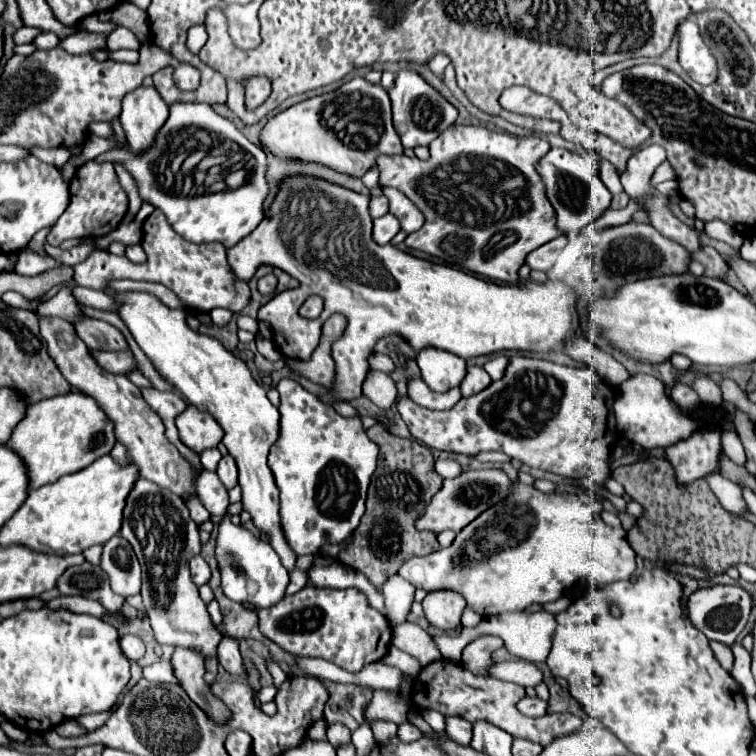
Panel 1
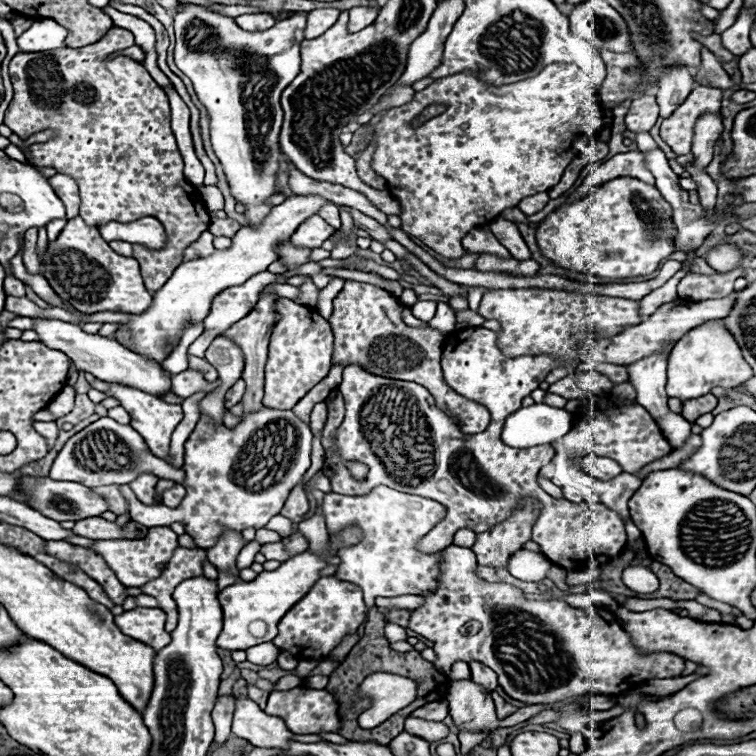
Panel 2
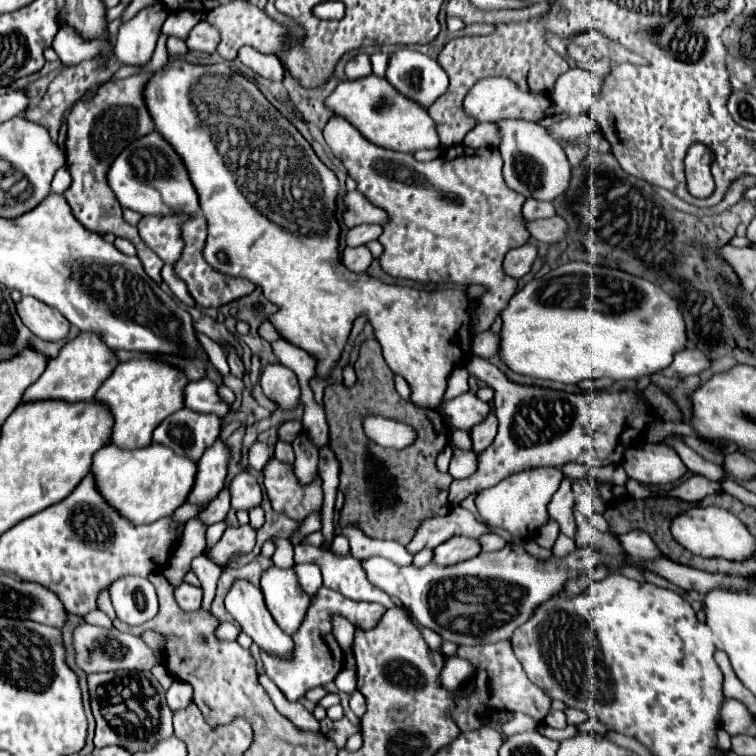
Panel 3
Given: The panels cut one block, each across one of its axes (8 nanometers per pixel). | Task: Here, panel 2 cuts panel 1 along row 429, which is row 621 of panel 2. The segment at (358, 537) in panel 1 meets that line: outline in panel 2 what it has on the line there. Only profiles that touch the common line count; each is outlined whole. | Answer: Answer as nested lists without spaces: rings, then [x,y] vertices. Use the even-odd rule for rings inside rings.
[[[372,608],[370,610],[370,620],[366,622],[366,636],[364,640],[360,640],[352,650],[350,654],[340,662],[340,666],[330,674],[330,682],[326,686],[326,690],[338,698],[338,704],[346,704],[348,700],[352,700],[356,688],[362,684],[362,680],[374,672],[388,672],[388,674],[400,674],[400,676],[406,676],[406,678],[412,678],[416,684],[418,684],[418,690],[416,690],[416,700],[412,704],[408,704],[406,708],[400,710],[400,728],[392,728],[392,732],[370,732],[370,730],[362,730],[362,728],[340,728],[338,732],[348,738],[348,740],[374,740],[374,742],[382,742],[382,744],[388,744],[394,736],[398,736],[402,730],[404,730],[404,720],[420,706],[428,704],[428,702],[436,702],[436,700],[444,700],[446,698],[446,690],[448,690],[448,684],[450,680],[436,672],[436,668],[432,666],[432,662],[426,662],[420,658],[420,652],[412,650],[412,652],[394,652],[390,650],[388,646],[388,640],[384,636],[384,626],[386,626],[386,620],[384,616]]]

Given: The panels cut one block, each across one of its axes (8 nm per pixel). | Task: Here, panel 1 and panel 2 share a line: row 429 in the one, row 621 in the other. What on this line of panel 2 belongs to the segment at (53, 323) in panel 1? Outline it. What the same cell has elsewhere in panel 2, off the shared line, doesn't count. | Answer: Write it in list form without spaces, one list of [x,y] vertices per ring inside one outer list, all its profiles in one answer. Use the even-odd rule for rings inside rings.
[[[134,608],[116,616],[116,626],[130,638],[140,640],[154,650],[170,644],[170,634],[164,630],[166,614],[160,608]]]

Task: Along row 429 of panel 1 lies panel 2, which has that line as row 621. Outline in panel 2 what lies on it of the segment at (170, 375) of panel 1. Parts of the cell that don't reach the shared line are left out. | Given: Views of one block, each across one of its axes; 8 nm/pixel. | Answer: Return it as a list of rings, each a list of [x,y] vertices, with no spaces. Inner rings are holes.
[[[304,552],[282,562],[280,568],[272,572],[260,572],[252,582],[236,582],[232,586],[226,586],[218,594],[224,618],[216,644],[224,650],[248,650],[256,644],[270,642],[278,634],[278,622],[282,620],[282,616],[314,586],[314,580],[320,578],[320,570],[324,566],[326,562],[320,556]],[[256,622],[262,622],[264,626],[254,626]]]

